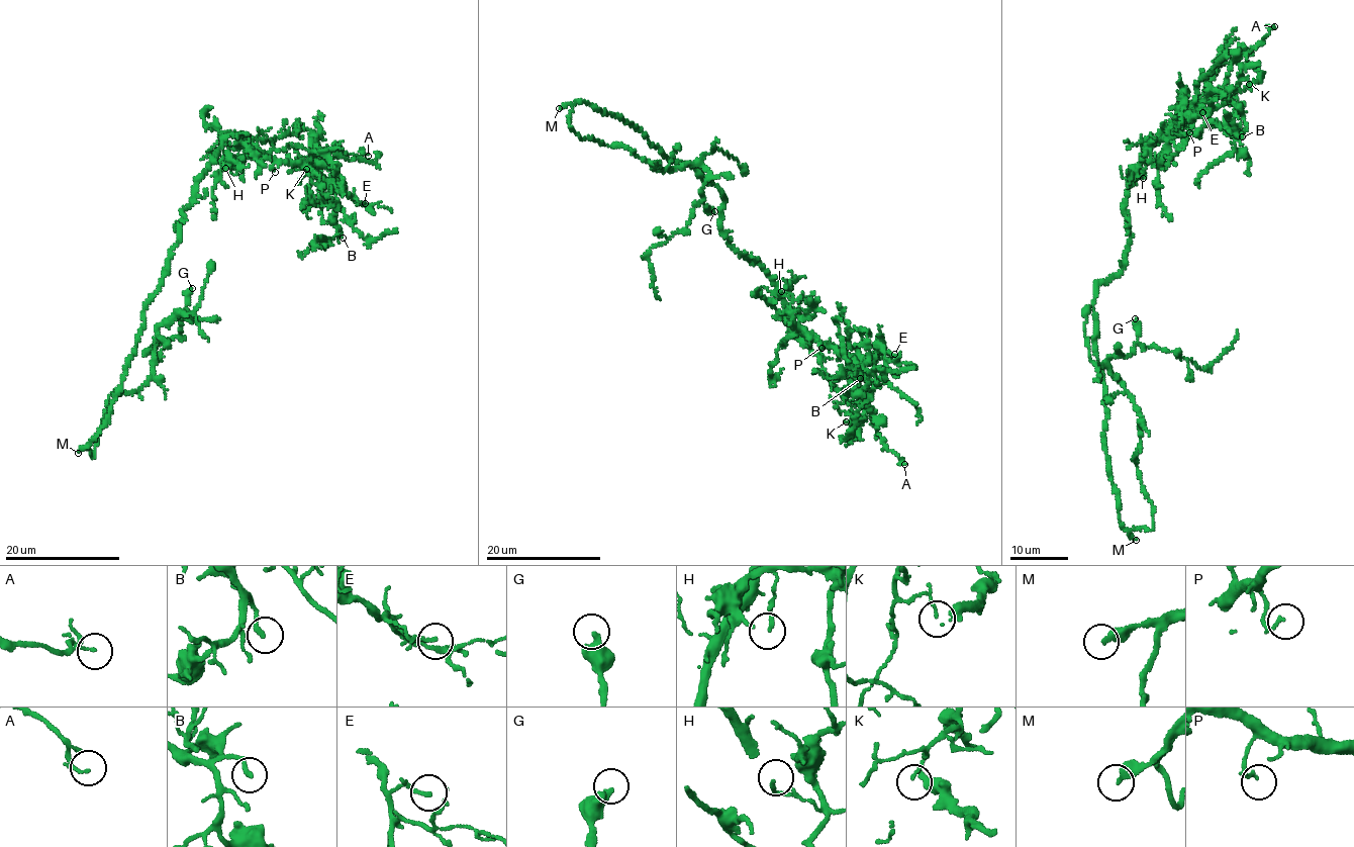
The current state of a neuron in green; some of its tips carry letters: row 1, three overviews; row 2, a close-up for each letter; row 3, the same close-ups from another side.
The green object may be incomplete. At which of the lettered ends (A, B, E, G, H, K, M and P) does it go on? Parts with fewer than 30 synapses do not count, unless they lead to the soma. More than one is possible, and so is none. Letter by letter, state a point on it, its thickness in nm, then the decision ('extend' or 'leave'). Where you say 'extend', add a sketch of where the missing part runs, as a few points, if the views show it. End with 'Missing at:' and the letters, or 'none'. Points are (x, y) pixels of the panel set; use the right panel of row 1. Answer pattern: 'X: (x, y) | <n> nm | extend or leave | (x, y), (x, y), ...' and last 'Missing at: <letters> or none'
A: (1274, 26) | 120 nm | leave
B: (1242, 136) | 200 nm | leave
E: (1202, 112) | 110 nm | leave
G: (1135, 318) | 400 nm | leave
H: (1143, 178) | 120 nm | leave
K: (1249, 84) | 70 nm | leave
M: (1136, 540) | 400 nm | extend
P: (1189, 132) | 130 nm | leave
Missing at: M

